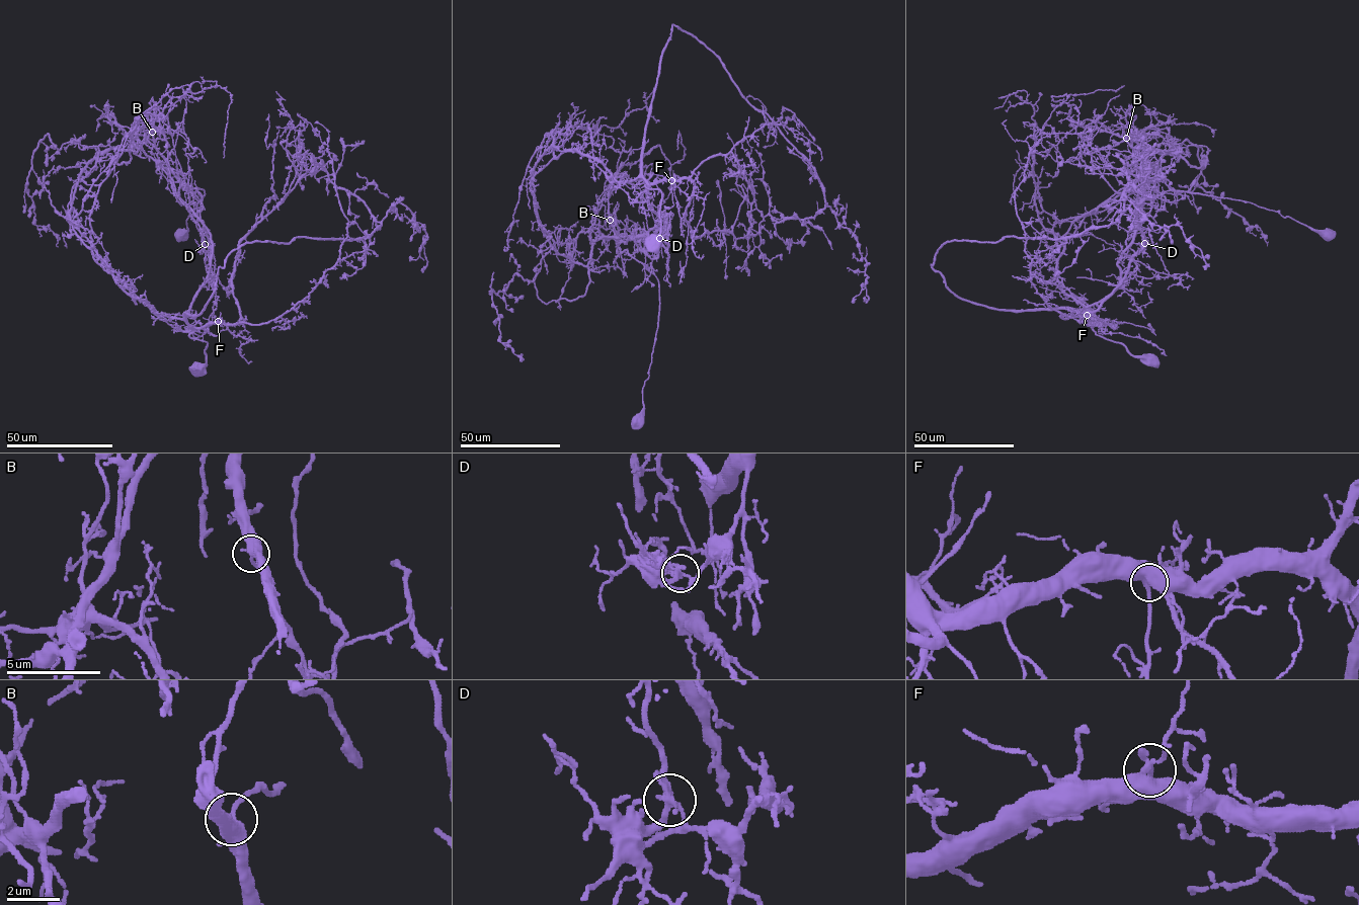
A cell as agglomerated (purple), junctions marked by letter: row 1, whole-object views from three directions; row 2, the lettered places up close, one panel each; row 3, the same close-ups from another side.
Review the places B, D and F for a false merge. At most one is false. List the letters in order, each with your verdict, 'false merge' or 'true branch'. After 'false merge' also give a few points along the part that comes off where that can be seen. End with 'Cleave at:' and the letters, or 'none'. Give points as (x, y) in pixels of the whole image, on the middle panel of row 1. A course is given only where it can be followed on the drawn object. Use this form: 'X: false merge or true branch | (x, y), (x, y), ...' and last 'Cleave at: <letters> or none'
B: true branch
D: false merge | (659, 238), (602, 237), (586, 265), (561, 255), (542, 231), (532, 169), (552, 145), (577, 151), (645, 210)
F: true branch
Cleave at: D

